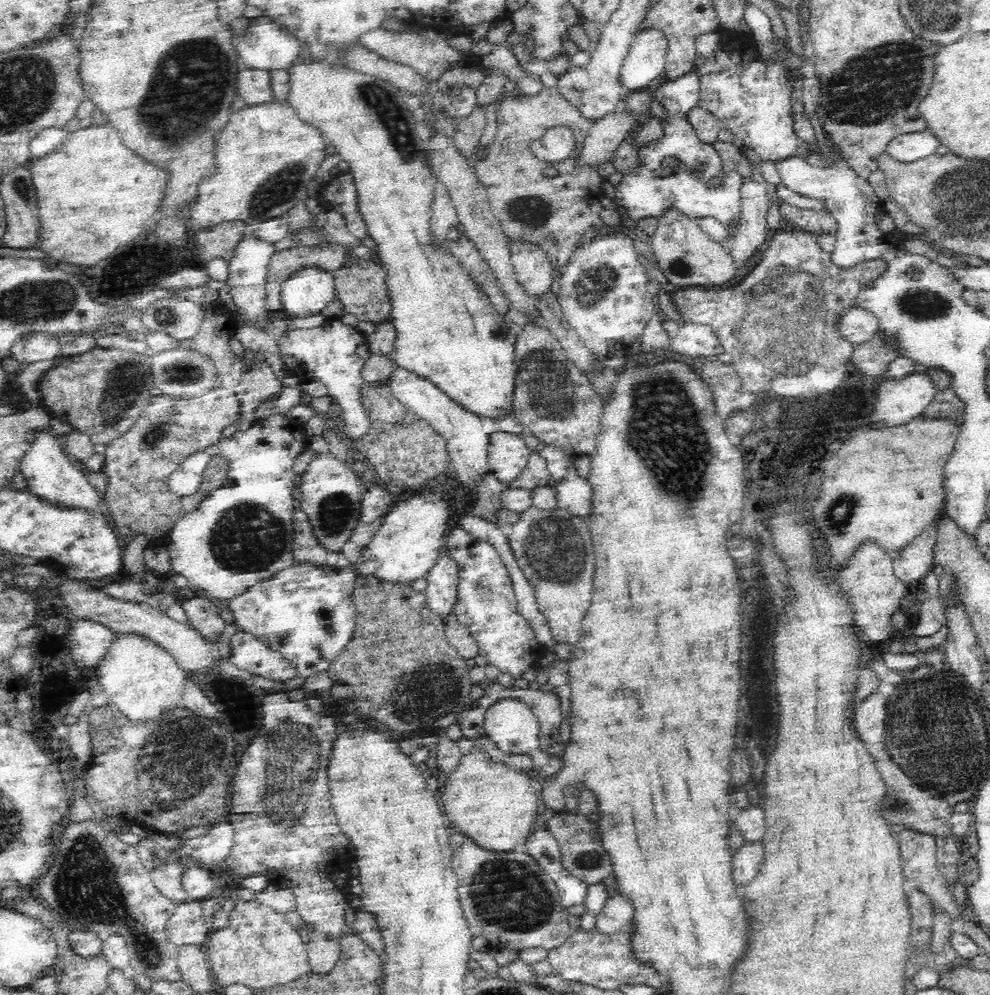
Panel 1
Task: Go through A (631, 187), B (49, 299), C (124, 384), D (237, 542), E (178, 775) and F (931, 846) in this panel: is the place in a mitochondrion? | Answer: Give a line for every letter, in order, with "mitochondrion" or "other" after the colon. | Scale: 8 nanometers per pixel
A: other
B: mitochondrion
C: mitochondrion
D: mitochondrion
E: mitochondrion
F: other

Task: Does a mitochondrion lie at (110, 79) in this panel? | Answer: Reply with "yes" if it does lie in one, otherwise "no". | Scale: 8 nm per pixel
no

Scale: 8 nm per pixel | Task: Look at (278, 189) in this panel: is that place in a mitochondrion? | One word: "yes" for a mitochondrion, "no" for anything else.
yes

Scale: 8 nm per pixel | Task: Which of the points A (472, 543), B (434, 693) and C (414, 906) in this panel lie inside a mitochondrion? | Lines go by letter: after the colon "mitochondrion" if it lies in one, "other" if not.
A: other
B: mitochondrion
C: other

